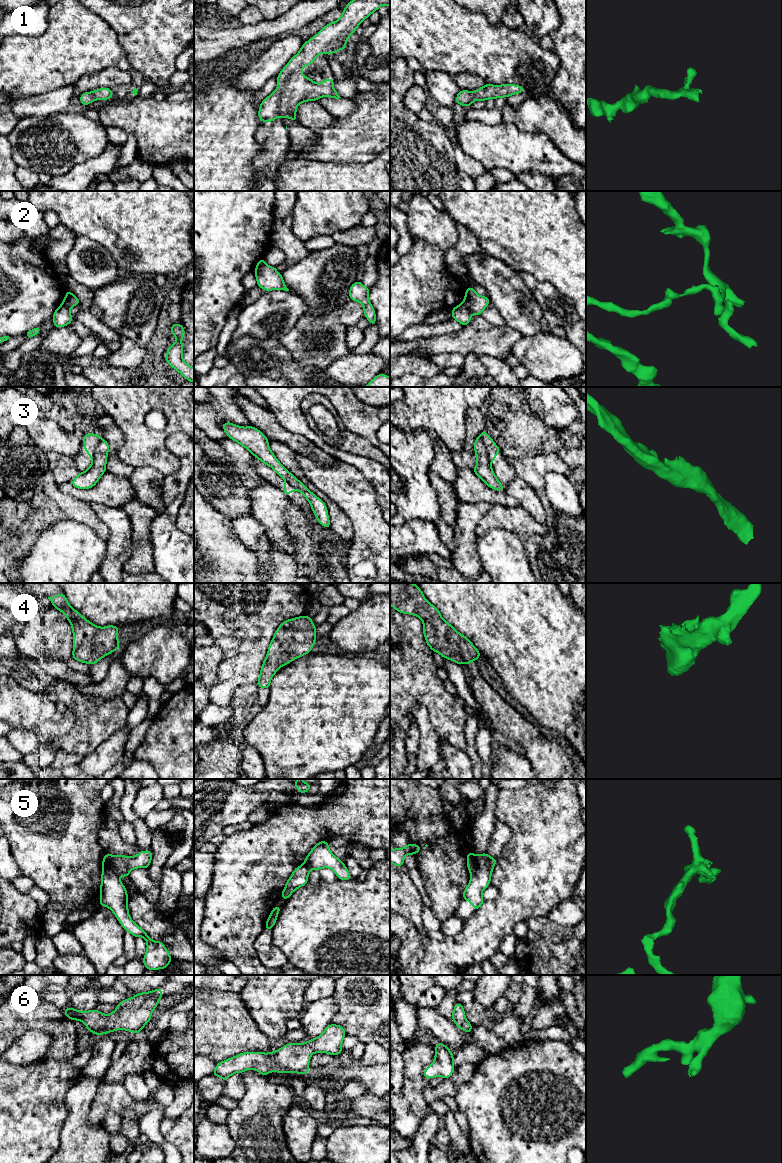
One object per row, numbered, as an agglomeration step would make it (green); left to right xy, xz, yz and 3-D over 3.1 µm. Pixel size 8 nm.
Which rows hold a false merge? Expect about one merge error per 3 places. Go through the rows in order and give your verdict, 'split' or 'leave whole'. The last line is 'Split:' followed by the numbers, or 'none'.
1: leave whole
2: split
3: split
4: leave whole
5: split
6: leave whole
Split: 2, 3, 5

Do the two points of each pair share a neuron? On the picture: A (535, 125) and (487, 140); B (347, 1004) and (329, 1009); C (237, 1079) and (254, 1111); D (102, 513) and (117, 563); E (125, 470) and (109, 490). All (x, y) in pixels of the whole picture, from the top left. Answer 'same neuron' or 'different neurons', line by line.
A: different neurons
B: different neurons
C: different neurons
D: same neuron
E: different neurons

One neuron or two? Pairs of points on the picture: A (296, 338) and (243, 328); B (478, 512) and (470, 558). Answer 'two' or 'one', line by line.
A: two
B: one

